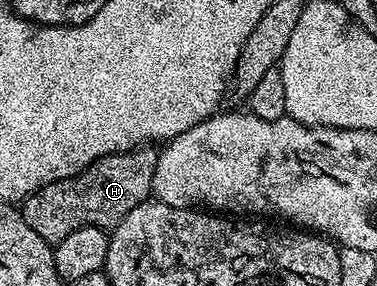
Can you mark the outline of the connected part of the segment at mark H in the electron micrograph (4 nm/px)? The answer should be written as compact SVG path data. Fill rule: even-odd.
M152 147L126 149L108 153L81 173L73 177L58 179L46 187L31 193L22 202L22 212L26 223L47 245L55 246L78 231L78 227L98 227L105 231L116 228L138 203L152 197L152 180L156 166L157 150Z

